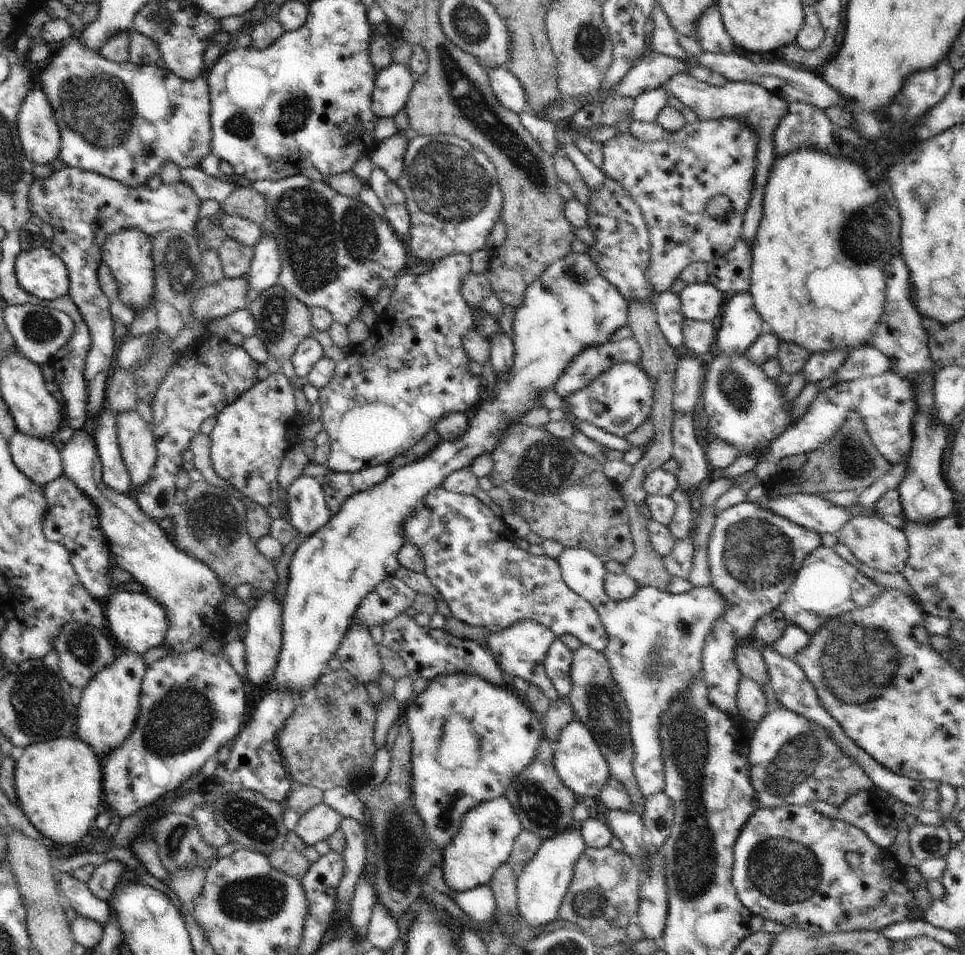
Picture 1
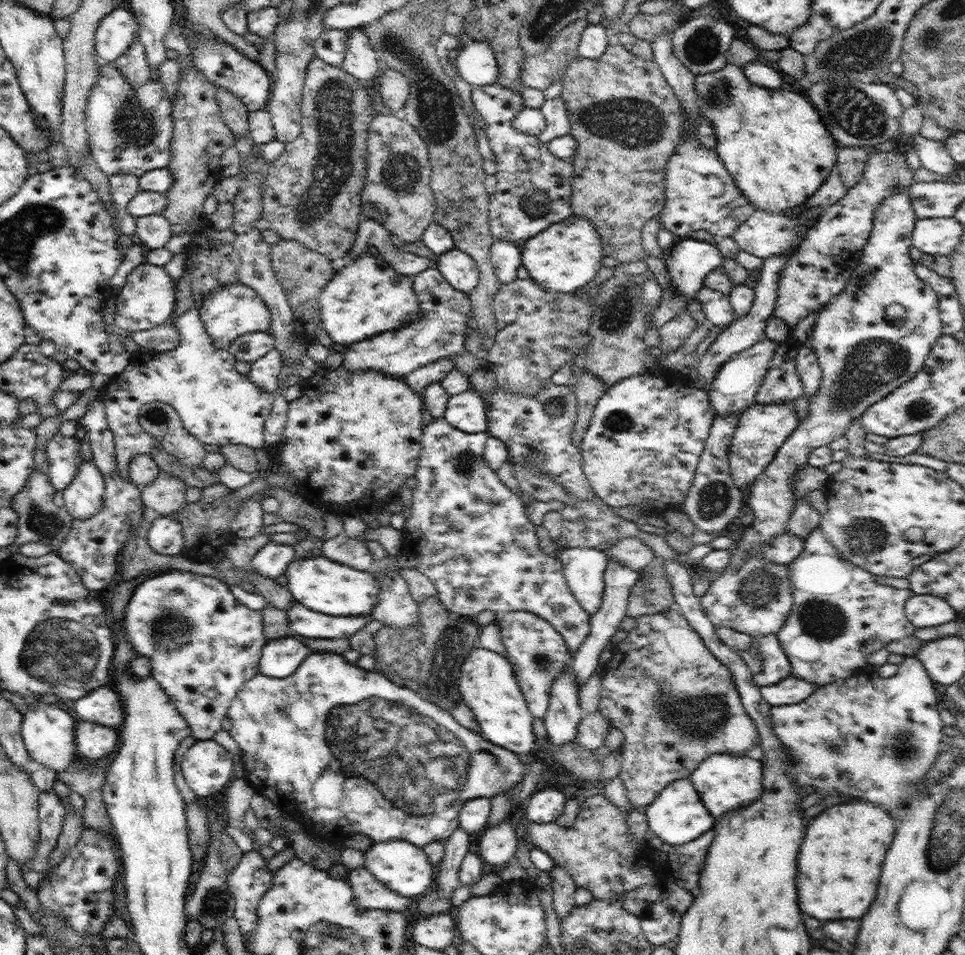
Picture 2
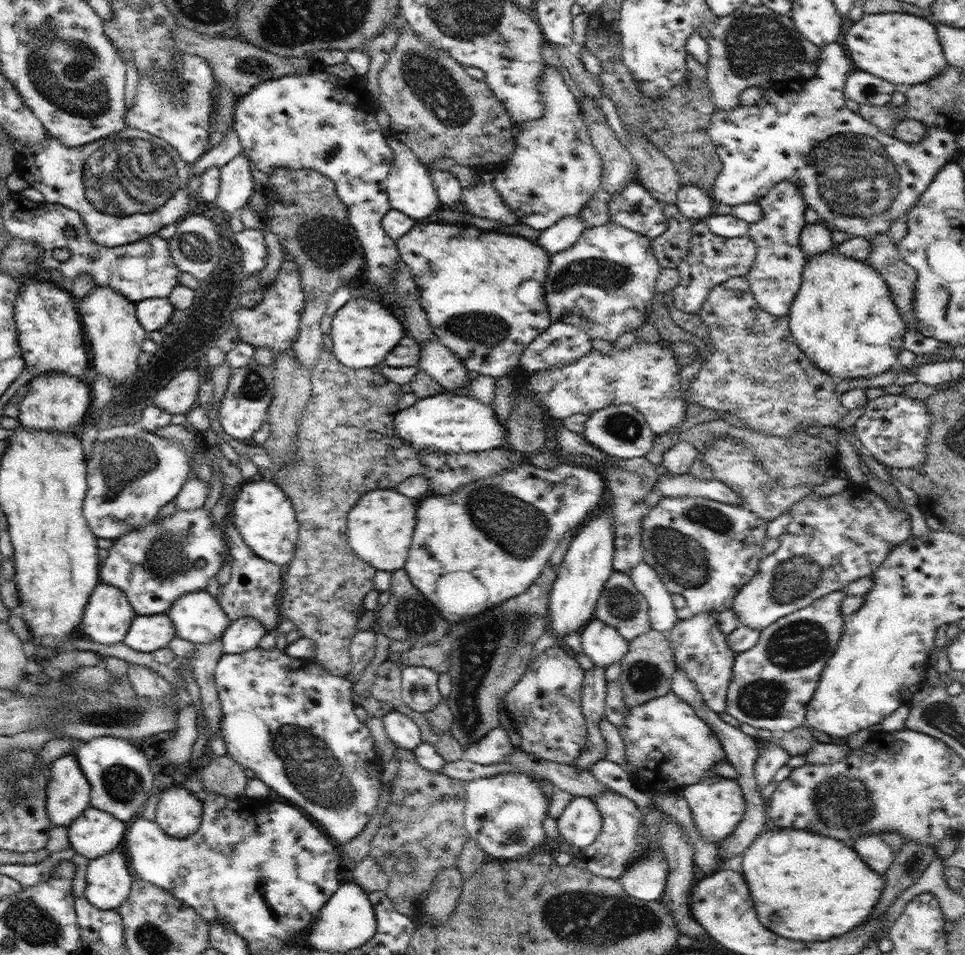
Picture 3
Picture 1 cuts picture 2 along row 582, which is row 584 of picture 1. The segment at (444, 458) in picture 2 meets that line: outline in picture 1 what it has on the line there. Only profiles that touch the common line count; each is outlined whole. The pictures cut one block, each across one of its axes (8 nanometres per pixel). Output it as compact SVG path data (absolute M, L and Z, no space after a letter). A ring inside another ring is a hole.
M441 486L435 488L425 496L425 499L420 505L417 505L416 514L413 514L406 521L406 524L403 524L403 527L405 528L403 541L405 543L415 544L420 548L421 555L424 555L425 558L425 569L423 570L423 573L430 579L432 585L438 589L438 592L442 595L442 600L444 600L443 602L449 606L449 611L455 619L465 622L470 626L484 626L484 628L489 628L492 633L505 631L508 627L511 627L512 624L520 622L522 619L532 619L537 623L543 624L546 628L549 628L558 638L565 634L571 634L576 636L583 645L591 646L598 652L604 652L609 641L609 636L607 635L599 614L590 602L585 598L582 598L577 592L574 592L566 582L564 582L557 559L548 557L547 555L533 555L527 550L518 548L513 543L514 534L505 520L502 517L497 516L490 507L484 505L484 503L482 503L482 501L475 495L461 495L460 493L443 489Z

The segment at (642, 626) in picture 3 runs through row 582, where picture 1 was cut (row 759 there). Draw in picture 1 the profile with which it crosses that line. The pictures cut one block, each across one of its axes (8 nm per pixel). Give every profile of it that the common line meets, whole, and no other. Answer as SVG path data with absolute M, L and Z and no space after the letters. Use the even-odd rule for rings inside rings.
M588 645L577 648L573 651L571 681L572 688L567 701L572 705L575 716L578 716L578 720L588 728L594 740L599 744L600 752L603 752L607 760L611 776L623 784L626 794L633 803L633 811L643 818L642 808L646 798L641 793L633 769L635 748L628 726L630 714L628 714L628 708L624 704L618 685L612 678L611 666L606 655Z

